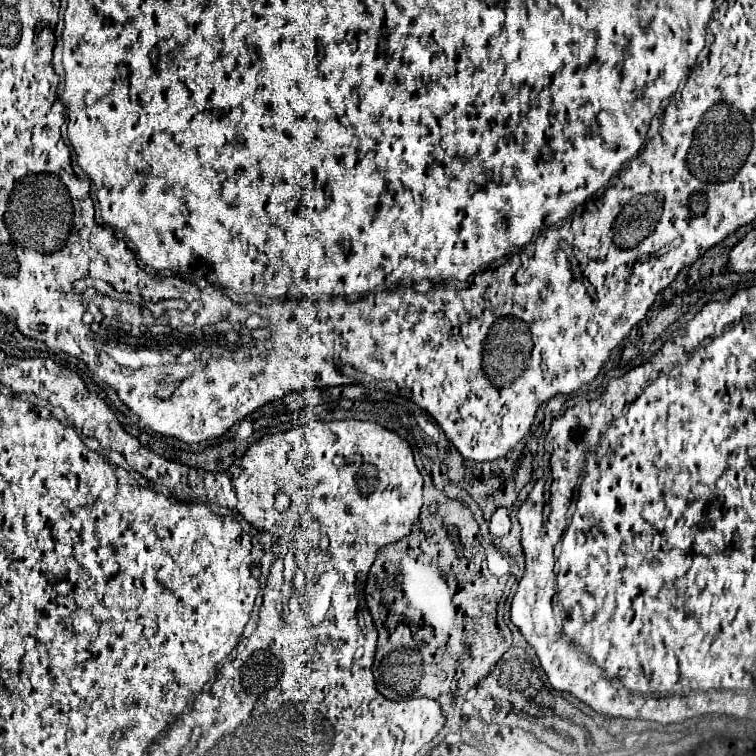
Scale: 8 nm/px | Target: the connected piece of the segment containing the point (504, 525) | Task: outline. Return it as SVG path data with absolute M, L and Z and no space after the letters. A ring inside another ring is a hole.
M497 508L489 520L489 532L491 536L505 536L511 530L511 520L509 512L505 508Z

